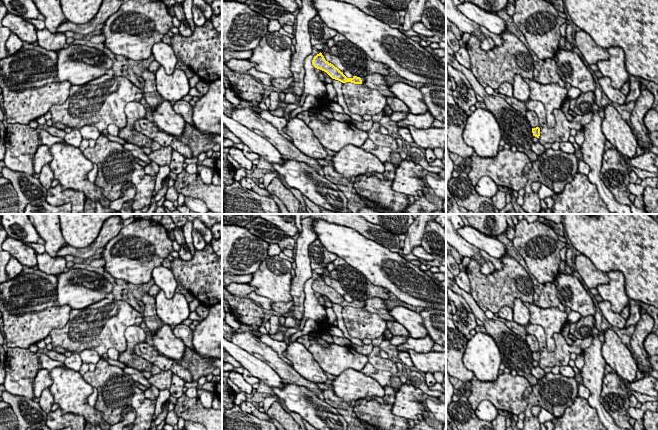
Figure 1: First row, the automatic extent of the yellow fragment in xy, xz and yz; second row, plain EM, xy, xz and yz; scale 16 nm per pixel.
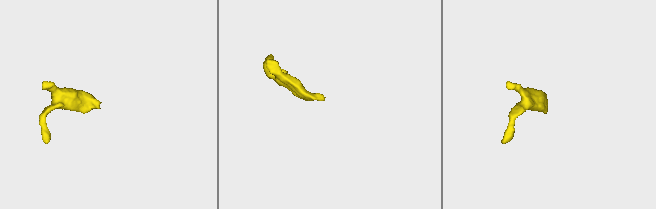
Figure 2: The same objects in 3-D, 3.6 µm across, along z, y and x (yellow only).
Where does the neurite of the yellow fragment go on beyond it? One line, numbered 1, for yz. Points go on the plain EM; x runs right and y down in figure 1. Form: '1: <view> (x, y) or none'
1: none

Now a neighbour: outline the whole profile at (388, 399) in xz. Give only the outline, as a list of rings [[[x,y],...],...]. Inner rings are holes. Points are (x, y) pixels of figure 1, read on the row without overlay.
[[[383,388],[383,397],[366,397],[356,401],[353,411],[357,418],[380,430],[408,430],[410,426],[407,419],[398,417],[391,411],[395,402],[395,388]]]

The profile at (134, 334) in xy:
[[[129,326],[125,330],[127,349],[119,353],[118,360],[126,366],[135,368],[140,372],[151,372],[152,363],[138,356],[134,347],[138,343],[146,342],[146,333],[140,326]]]

